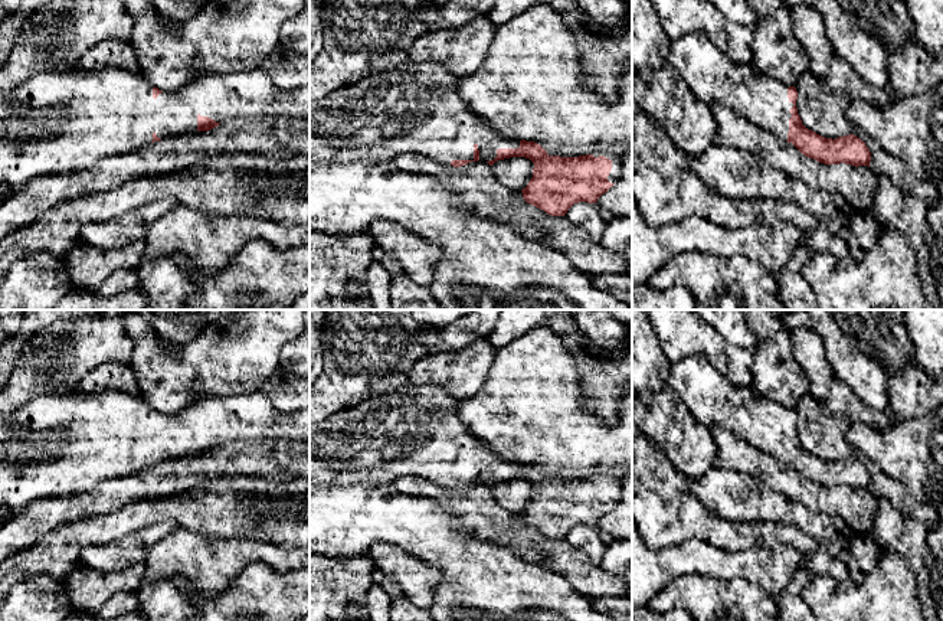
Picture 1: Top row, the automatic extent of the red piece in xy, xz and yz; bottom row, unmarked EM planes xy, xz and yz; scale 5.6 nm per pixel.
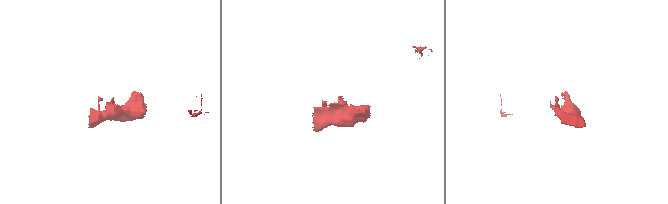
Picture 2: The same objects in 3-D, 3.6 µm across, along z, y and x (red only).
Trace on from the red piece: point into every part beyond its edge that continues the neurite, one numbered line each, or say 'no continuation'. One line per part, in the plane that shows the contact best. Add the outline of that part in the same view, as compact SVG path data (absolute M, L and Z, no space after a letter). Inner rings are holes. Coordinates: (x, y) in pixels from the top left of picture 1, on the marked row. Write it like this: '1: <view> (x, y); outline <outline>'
1: xz (413, 108); outline M407 62L399 68L363 76L310 105L310 160L337 163L393 163L405 153L419 153L441 163L497 157L498 148L518 148L520 141L494 130L461 99L459 78L439 62Z

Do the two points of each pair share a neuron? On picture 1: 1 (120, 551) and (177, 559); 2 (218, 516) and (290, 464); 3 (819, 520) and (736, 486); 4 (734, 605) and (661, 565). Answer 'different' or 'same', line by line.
1: different
2: different
3: same
4: different

